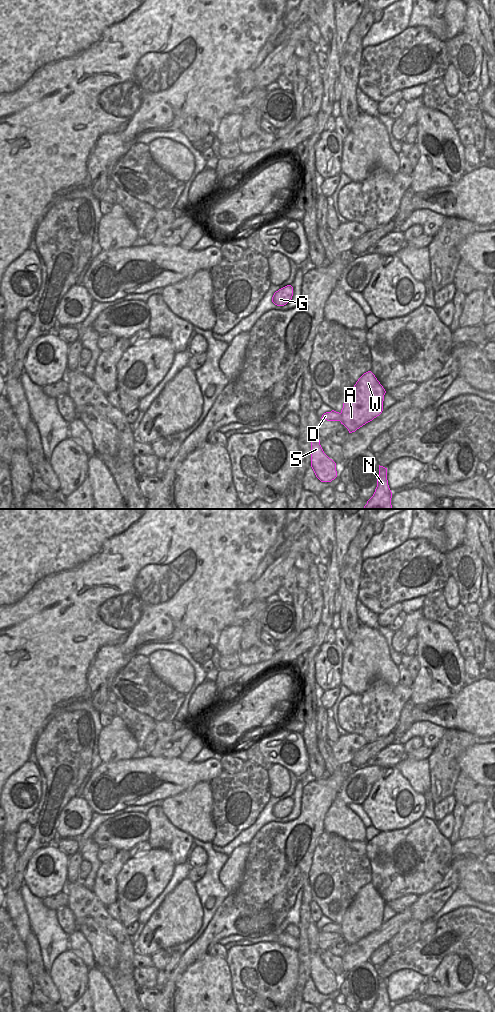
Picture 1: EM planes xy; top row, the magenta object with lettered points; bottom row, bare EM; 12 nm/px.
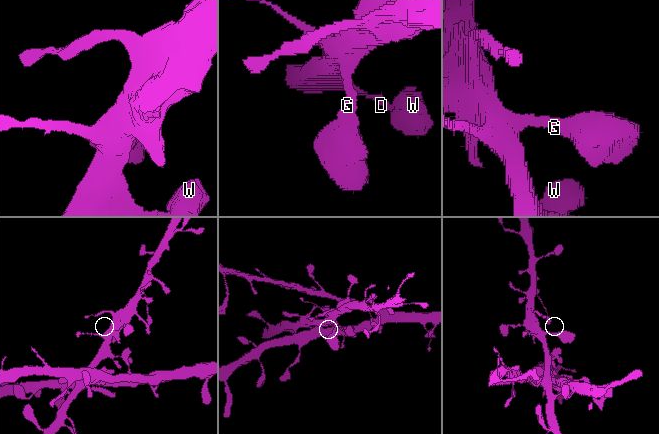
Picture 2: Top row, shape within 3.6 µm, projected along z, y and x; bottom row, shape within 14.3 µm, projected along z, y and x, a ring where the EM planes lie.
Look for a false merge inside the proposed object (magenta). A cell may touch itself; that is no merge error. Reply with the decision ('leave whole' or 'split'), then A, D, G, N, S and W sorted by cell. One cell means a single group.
split; A N W / D G S

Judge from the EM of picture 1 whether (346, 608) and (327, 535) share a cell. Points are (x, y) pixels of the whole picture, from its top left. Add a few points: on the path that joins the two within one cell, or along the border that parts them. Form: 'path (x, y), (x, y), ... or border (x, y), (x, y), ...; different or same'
border (340, 570), (340, 585), (337, 590); different

